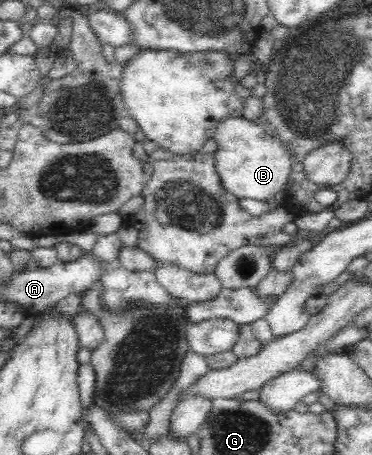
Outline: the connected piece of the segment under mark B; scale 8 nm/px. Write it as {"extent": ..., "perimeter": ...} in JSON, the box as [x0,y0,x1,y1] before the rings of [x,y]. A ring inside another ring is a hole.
{"extent":[213,117,292,201],"perimeter":[[[227,117],[220,120],[214,130],[216,151],[213,152],[214,168],[220,177],[222,188],[228,194],[241,198],[268,201],[278,197],[288,183],[292,157],[284,145],[252,120]]]}

